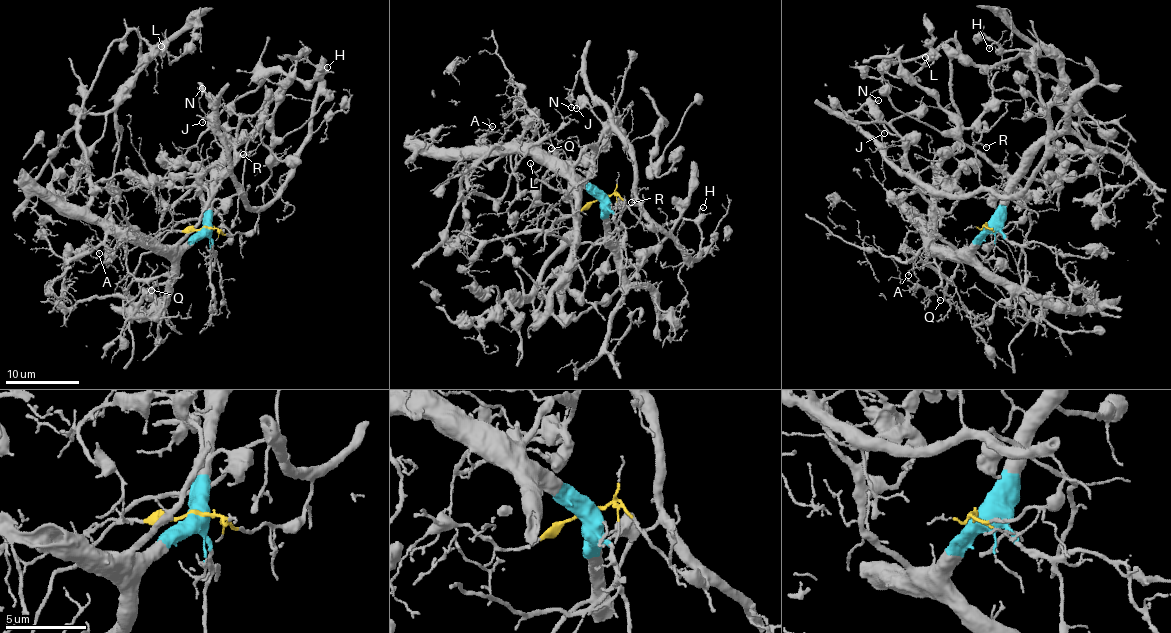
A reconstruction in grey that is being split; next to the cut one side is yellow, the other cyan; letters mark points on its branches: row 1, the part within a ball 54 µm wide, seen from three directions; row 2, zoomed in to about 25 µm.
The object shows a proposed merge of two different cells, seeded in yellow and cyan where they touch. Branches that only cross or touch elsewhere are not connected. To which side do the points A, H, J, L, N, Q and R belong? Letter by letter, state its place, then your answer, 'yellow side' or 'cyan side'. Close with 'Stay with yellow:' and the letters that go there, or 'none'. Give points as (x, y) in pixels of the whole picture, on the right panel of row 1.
A: (908, 275) | cyan side
H: (989, 48) | yellow side
J: (884, 133) | yellow side
L: (925, 57) | cyan side
N: (878, 100) | yellow side
Q: (940, 300) | cyan side
R: (986, 147) | yellow side
Stay with yellow: H, J, N, R

